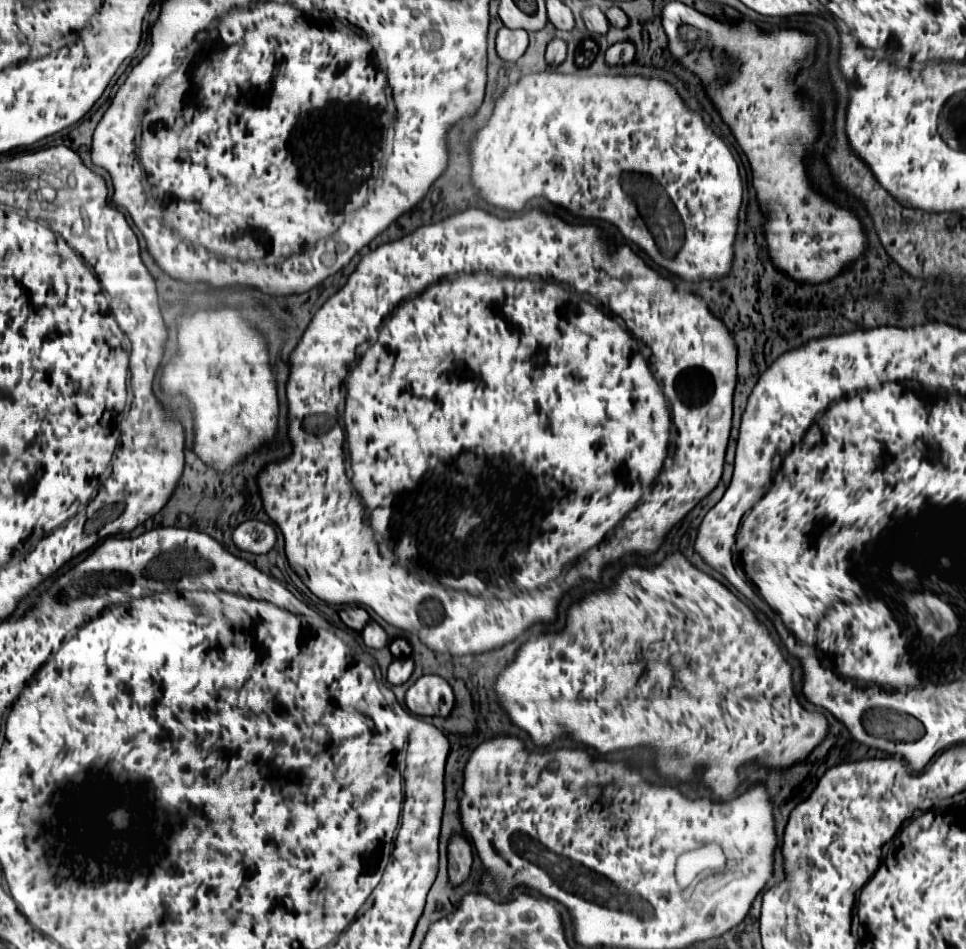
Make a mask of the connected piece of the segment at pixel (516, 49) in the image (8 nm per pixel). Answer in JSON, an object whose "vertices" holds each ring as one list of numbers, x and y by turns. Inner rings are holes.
{"vertices":[[501,27,497,33,497,53,503,61,517,61,529,45,527,31,511,31,507,27]]}

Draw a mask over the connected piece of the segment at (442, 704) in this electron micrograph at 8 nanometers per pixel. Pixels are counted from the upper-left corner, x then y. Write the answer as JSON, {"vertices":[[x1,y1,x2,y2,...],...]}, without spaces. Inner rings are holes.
{"vertices":[[423,675,405,695,405,705,421,717,447,717,453,709,453,691,439,675]]}

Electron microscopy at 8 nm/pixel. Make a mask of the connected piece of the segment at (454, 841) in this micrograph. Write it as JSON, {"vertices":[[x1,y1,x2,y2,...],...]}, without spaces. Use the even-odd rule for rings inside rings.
{"vertices":[[453,835,449,841,449,883,459,887,471,873,471,845,463,835]]}

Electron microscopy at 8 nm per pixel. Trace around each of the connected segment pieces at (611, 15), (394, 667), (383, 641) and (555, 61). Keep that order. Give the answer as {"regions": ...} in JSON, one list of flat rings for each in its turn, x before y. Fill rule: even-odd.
{"regions":[[[611,7,611,9,607,9,605,15,607,15,607,19,609,19,609,23,611,23,613,27,623,29,623,27,629,25,629,17,627,17,619,7]],[[395,659,389,665,389,673,387,673,387,681,391,685,401,685,405,683,413,673,413,659]],[[369,621,369,623,365,625,365,629,363,629,361,635,363,635,365,645,371,647,371,649,383,649,383,647,389,643,387,633,385,633,383,627,381,627,379,623,375,623,375,621]],[[553,39,547,45,545,59,547,59,549,65,561,65,565,61,565,53,567,53,567,43,563,39]]]}

